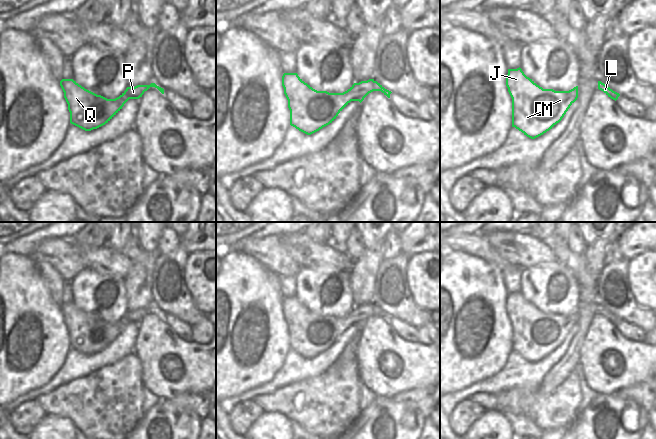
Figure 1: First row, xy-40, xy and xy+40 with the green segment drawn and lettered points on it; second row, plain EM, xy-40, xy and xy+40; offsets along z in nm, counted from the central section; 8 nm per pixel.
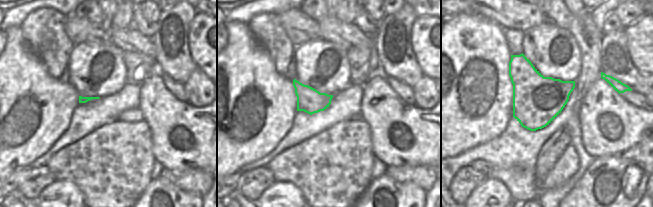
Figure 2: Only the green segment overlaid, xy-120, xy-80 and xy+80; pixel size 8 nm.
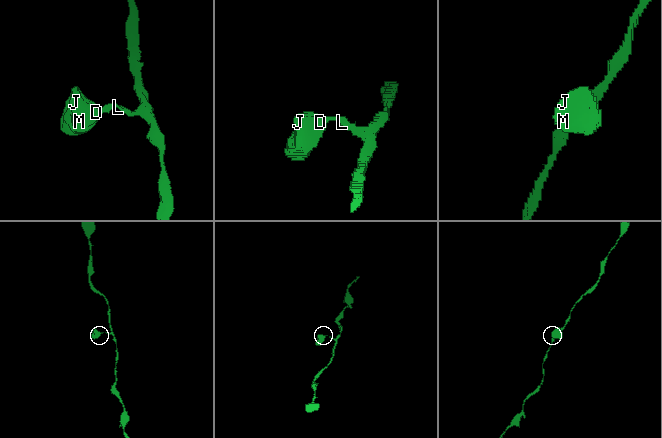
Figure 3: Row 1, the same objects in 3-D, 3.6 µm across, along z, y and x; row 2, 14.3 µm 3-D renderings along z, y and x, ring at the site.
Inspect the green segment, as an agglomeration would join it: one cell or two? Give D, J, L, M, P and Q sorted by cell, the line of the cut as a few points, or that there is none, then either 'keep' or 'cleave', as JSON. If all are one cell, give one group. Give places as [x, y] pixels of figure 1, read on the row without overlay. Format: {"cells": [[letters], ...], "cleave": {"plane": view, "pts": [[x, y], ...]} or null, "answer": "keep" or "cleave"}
{"cells": [["D", "J", "L", "M", "P", "Q"]], "cleave": null, "answer": "keep"}

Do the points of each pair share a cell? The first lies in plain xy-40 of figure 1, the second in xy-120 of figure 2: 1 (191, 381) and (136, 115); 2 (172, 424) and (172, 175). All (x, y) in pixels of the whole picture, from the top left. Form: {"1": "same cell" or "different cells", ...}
{"1": "different cells", "2": "different cells"}

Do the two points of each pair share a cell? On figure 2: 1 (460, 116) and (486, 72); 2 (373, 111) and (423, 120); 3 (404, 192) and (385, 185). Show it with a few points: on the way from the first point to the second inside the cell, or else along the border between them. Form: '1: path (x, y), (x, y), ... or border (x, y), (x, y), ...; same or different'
1: path (460, 105), (461, 97), (475, 83); same
2: path (385, 113), (392, 120), (411, 120); same
3: path (399, 192), (390, 189); same

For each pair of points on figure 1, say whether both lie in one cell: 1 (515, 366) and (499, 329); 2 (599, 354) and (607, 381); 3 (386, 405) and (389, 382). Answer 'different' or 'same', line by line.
1: different
2: same
3: different

